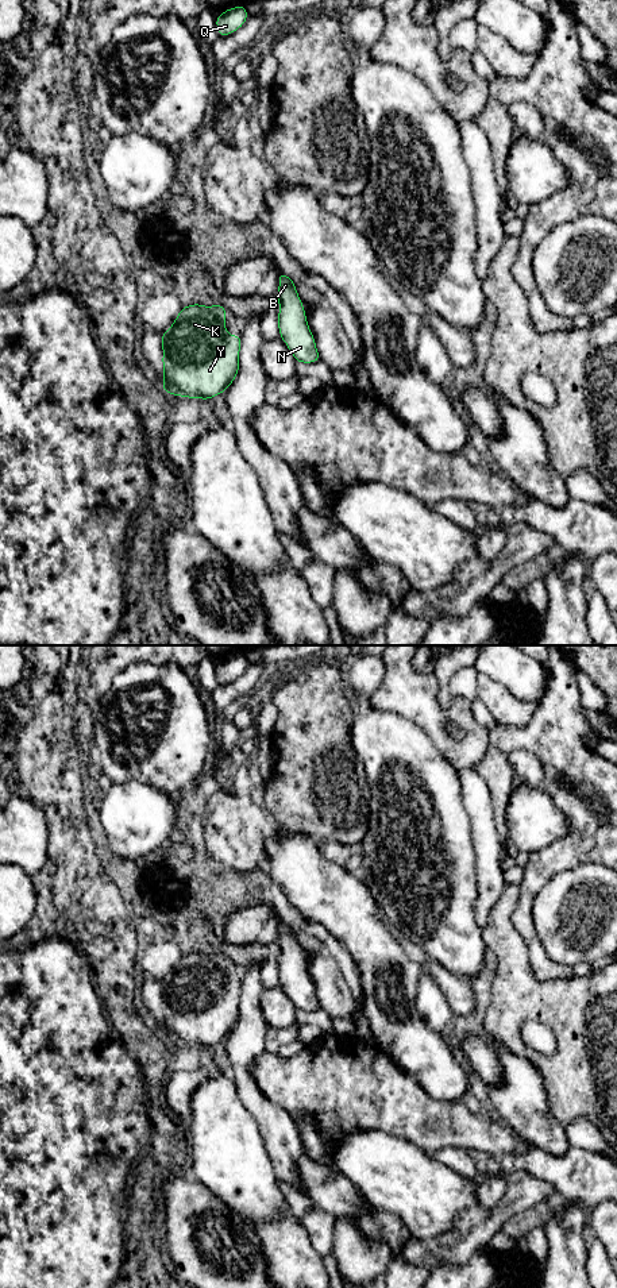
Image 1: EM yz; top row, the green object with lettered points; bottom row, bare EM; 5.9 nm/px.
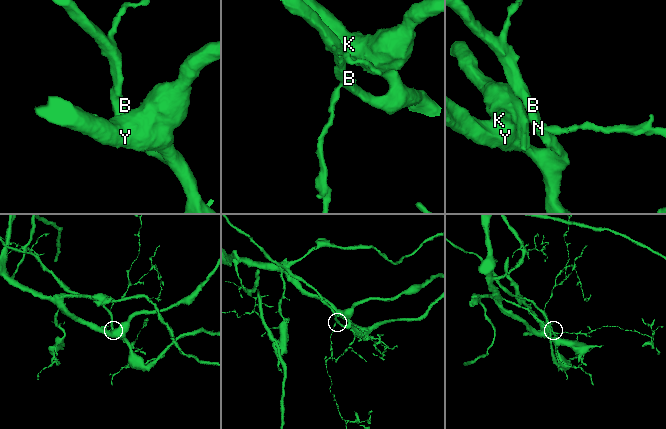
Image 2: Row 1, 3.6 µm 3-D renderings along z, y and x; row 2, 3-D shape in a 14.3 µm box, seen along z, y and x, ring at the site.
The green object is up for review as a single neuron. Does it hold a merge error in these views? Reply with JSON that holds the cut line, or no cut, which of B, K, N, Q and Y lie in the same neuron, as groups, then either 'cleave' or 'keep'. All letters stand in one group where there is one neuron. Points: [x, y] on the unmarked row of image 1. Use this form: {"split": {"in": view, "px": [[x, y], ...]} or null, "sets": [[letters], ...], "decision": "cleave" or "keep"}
{"split": null, "sets": [["B", "K", "N", "Q", "Y"]], "decision": "keep"}

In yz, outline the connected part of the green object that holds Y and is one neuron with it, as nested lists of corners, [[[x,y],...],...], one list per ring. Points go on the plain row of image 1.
[[[221,952],[184,955],[171,975],[161,983],[161,987],[165,1041],[208,1049],[225,1040],[239,1021],[242,986],[225,980],[225,955]]]

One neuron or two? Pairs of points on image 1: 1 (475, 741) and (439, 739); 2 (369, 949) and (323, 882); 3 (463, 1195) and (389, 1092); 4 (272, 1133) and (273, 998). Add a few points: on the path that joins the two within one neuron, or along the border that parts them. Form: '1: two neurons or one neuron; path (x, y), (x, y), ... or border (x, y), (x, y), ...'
1: one neuron; path (466, 747), (448, 747)
2: one neuron; path (362, 933), (349, 911), (335, 898)
3: two neurons; border (404, 1138), (431, 1156)
4: two neurons; border (259, 994), (259, 1009), (267, 1025)

